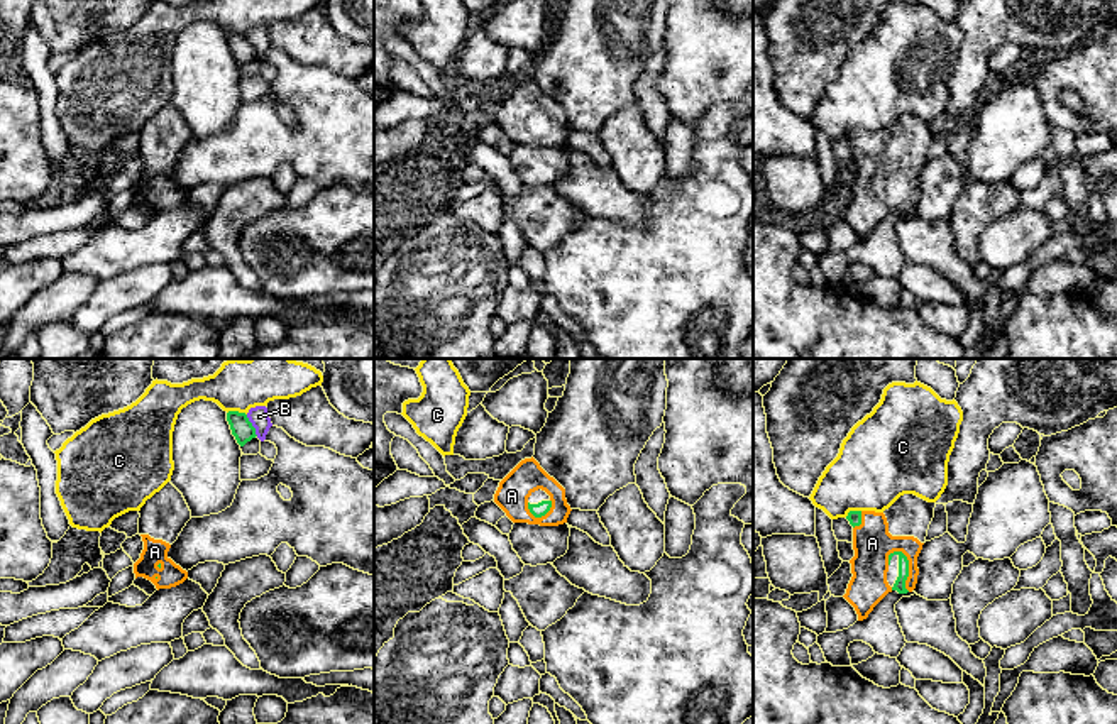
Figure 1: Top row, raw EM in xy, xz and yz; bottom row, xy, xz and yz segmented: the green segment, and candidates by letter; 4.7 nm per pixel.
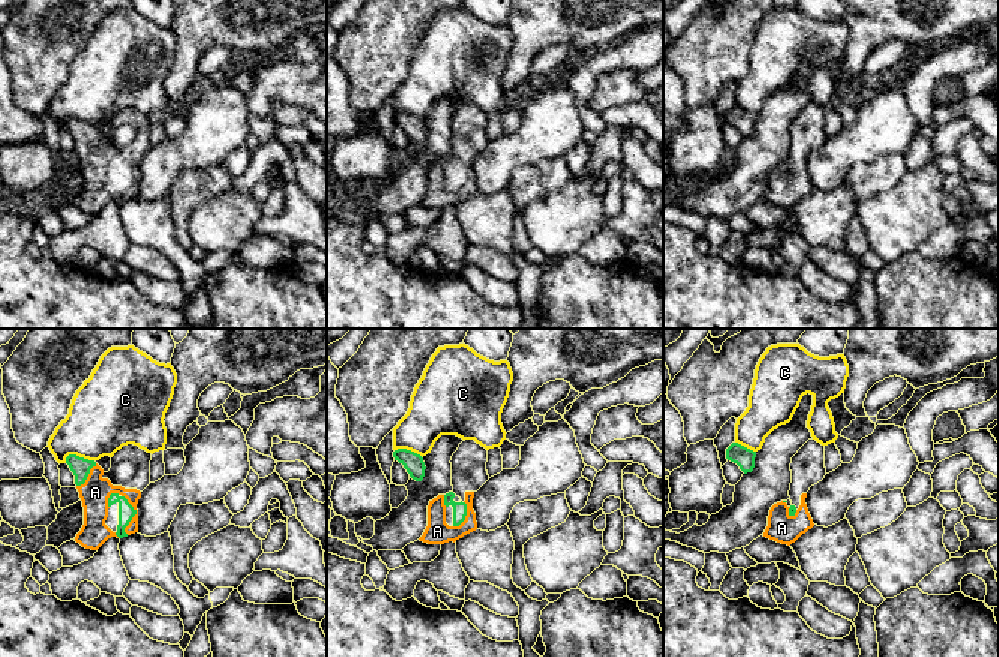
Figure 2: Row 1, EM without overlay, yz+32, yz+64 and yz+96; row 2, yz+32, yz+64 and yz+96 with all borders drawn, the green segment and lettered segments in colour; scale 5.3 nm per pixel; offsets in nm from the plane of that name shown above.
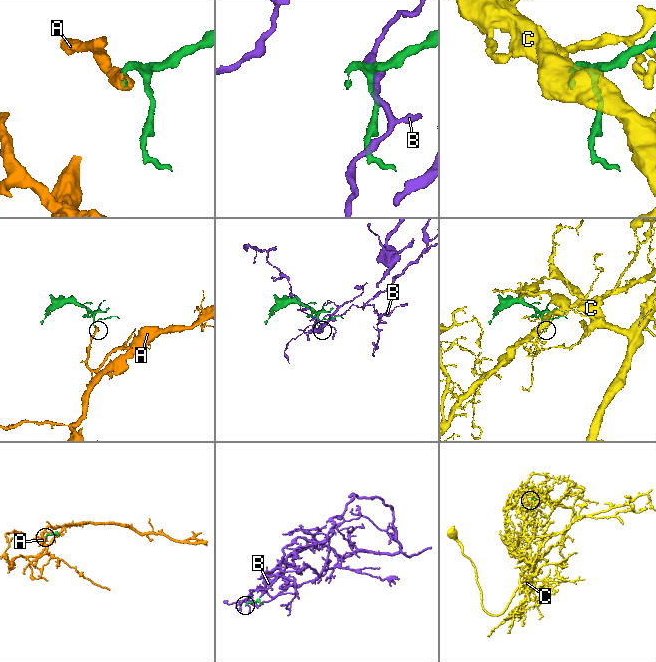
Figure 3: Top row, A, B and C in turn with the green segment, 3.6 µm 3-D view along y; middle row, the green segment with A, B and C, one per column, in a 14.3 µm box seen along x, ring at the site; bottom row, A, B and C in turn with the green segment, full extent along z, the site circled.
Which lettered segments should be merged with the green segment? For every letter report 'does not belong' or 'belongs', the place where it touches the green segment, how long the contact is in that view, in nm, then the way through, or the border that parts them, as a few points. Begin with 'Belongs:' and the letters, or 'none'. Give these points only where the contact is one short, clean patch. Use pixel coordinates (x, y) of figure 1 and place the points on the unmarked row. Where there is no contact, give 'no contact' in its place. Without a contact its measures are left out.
Belongs: A
A: belongs | yz (907, 190) | 220 nm
B: does not belong | xy (251, 46) | 120 nm
C: does not belong | xy (237, 32) | 100 nm

